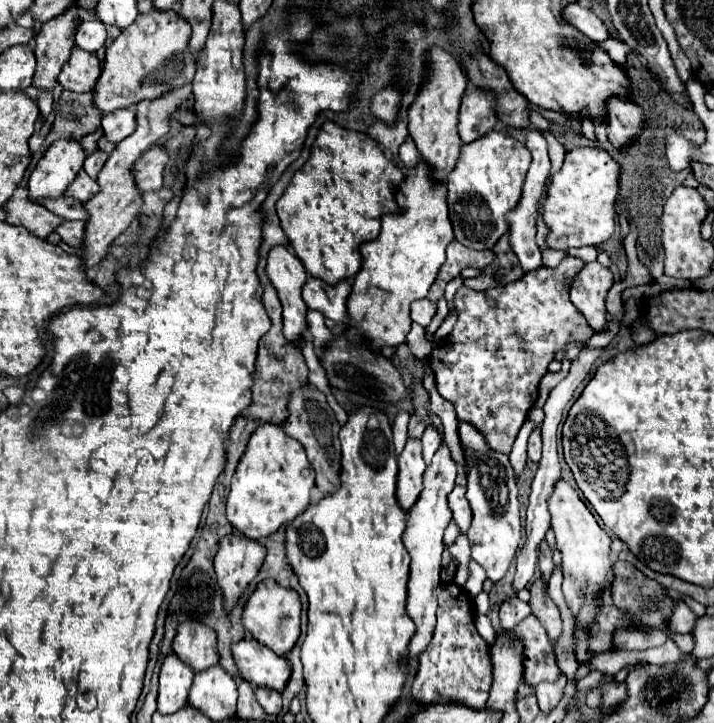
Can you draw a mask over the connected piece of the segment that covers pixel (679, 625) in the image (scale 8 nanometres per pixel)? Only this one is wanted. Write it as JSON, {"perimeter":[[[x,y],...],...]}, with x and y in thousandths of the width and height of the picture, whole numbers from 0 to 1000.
{"perimeter":[[[948,830],[945,845],[938,858],[938,873],[950,877],[964,877],[975,863],[976,852],[955,830]]]}

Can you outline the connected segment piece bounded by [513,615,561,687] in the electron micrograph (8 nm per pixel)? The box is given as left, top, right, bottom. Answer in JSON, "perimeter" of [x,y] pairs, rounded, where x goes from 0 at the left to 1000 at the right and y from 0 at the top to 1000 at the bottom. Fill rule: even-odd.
{"perimeter":[[[735,853],[735,859],[730,859],[718,876],[735,892],[735,945],[749,950],[758,942],[780,942],[786,925],[780,920],[780,909],[775,906],[775,887],[766,881],[752,853]]]}

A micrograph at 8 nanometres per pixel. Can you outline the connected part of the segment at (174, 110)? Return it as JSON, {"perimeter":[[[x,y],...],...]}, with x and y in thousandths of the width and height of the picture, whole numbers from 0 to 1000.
{"perimeter":[[[262,115],[259,120],[242,123],[220,137],[200,137],[195,145],[189,145],[189,165],[192,165],[189,184],[183,184],[178,192],[164,198],[161,209],[153,214],[153,223],[147,225],[147,231],[141,234],[141,239],[136,245],[141,264],[119,281],[119,289],[127,297],[122,306],[122,325],[119,325],[119,339],[116,339],[122,369],[130,369],[133,364],[139,364],[150,353],[153,339],[183,311],[183,306],[197,292],[200,267],[189,253],[186,228],[214,198],[220,198],[225,189],[231,189],[237,184],[239,165],[254,154],[256,142],[262,142],[262,140],[265,142],[270,140],[268,115]]]}

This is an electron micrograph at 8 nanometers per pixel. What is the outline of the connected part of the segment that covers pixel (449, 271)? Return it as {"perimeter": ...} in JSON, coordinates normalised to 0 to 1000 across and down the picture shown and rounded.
{"perimeter":[[[634,333],[626,342],[626,361],[618,369],[618,378],[612,380],[612,389],[606,391],[606,400],[601,400],[601,411],[598,414],[606,416],[606,419],[612,419],[615,414],[620,414],[623,394],[634,383],[640,383],[651,369],[676,372],[676,369],[682,369],[690,361],[693,361],[693,350],[688,344],[682,344],[682,347],[665,347],[665,344],[654,344],[651,339]]]}

